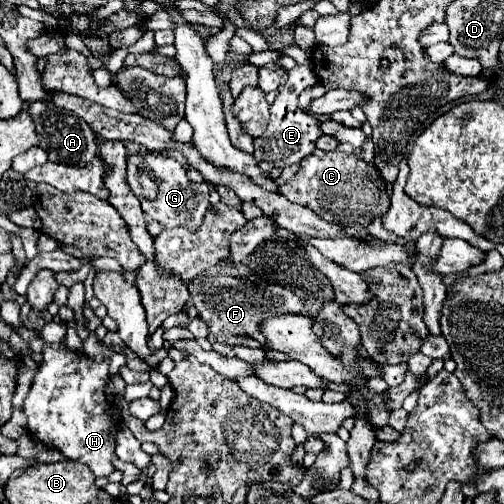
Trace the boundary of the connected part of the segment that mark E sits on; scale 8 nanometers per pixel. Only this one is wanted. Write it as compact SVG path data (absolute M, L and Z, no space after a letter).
M296 65L293 69L287 71L287 80L281 93L277 95L275 103L271 105L271 121L261 137L255 139L255 151L253 157L257 161L269 161L275 167L289 167L293 163L303 161L309 153L315 151L317 139L323 135L321 131L321 121L313 115L303 113L298 106L298 96L307 87L311 87L318 81L311 66Z

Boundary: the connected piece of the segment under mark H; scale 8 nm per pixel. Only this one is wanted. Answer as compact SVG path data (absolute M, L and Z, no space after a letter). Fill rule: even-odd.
M65 343L45 345L43 357L23 405L29 433L43 445L59 449L67 459L79 459L97 477L107 477L113 471L111 457L115 453L115 433L119 427L119 415L105 397L109 361L93 361L83 353L73 353Z

